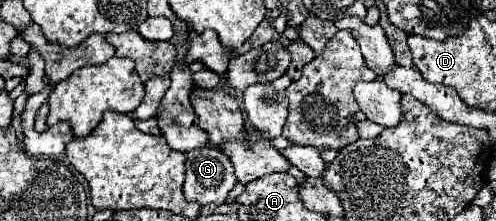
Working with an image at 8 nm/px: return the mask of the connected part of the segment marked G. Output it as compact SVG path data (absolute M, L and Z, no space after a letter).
M216 147L192 149L186 153L184 197L200 205L222 205L234 189L236 175L228 157Z

